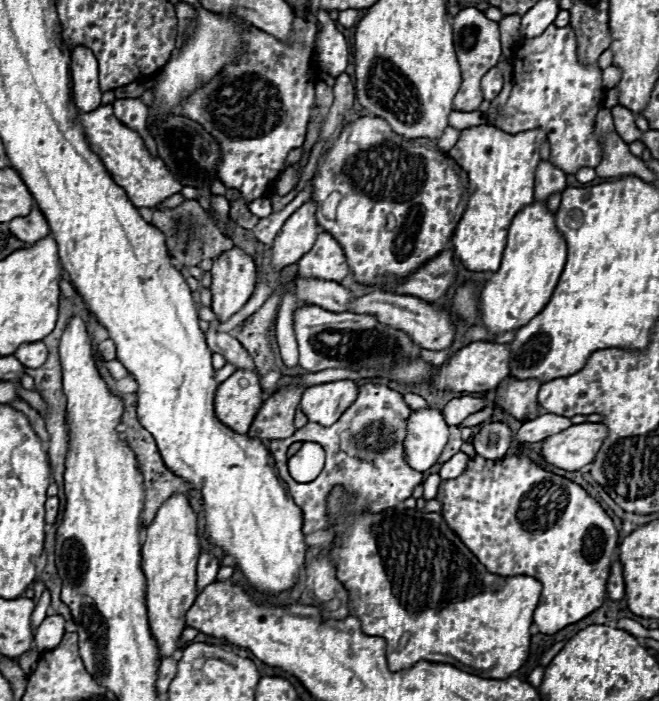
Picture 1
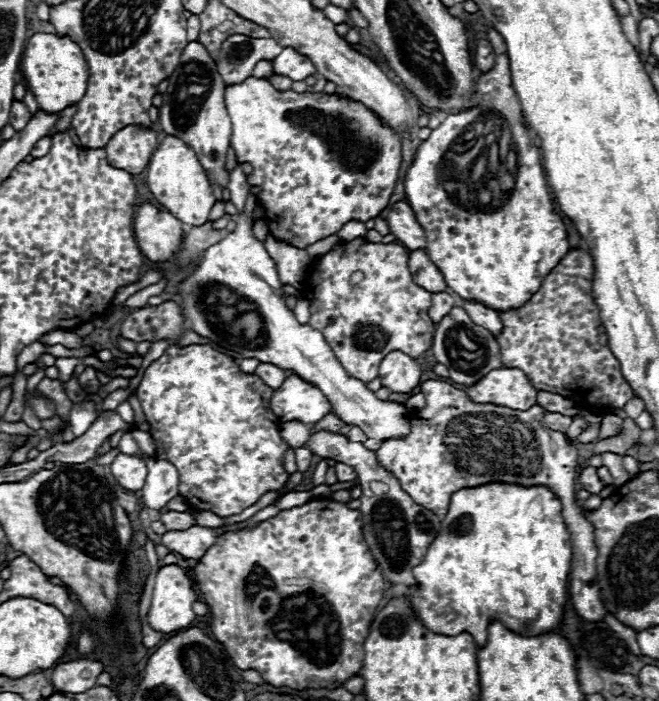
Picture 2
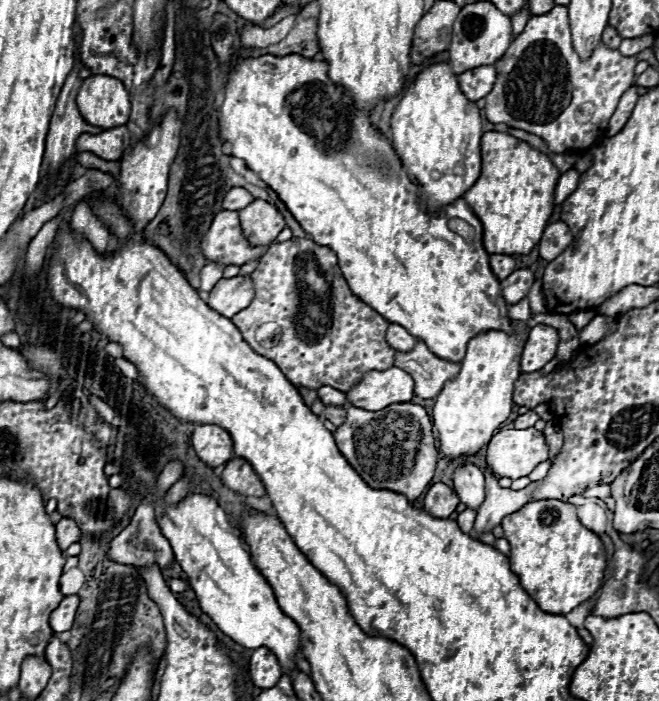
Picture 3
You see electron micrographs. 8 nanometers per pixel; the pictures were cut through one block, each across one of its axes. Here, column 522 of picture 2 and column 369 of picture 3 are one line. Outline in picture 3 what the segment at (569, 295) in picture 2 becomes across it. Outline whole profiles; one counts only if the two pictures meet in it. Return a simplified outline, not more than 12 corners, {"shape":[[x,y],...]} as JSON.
{"shape":[[270,244],[230,320],[296,388],[394,366],[330,248]]}

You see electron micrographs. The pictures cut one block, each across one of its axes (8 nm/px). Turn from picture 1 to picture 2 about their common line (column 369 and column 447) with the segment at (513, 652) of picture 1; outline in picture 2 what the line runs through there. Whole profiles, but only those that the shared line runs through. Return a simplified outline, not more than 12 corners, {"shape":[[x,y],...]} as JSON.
{"shape":[[546,486],[456,490],[408,598],[426,628],[560,626],[572,560]]}

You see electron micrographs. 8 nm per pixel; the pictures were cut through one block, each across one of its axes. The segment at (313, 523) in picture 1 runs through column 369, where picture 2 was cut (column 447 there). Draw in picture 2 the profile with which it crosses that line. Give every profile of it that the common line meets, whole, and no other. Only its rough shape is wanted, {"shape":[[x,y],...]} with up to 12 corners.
{"shape":[[420,384],[410,434],[376,458],[444,516],[460,488],[544,484],[572,540],[568,592],[602,622],[578,450],[544,408],[474,404]]}

